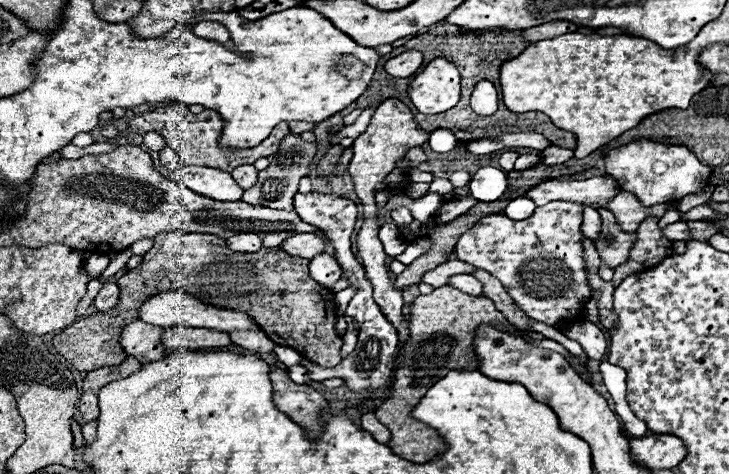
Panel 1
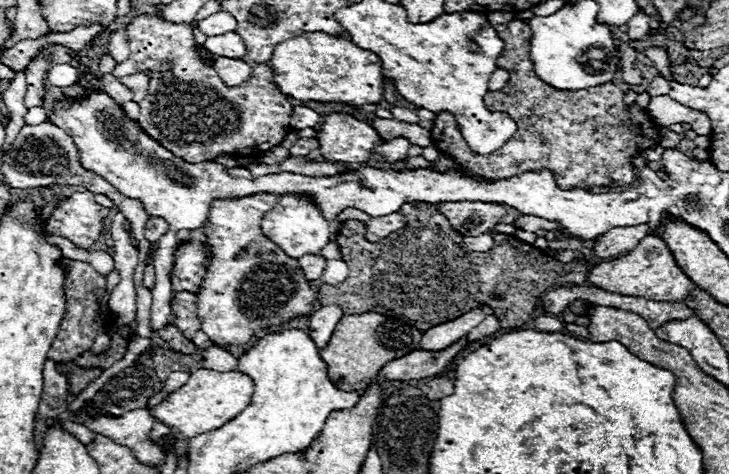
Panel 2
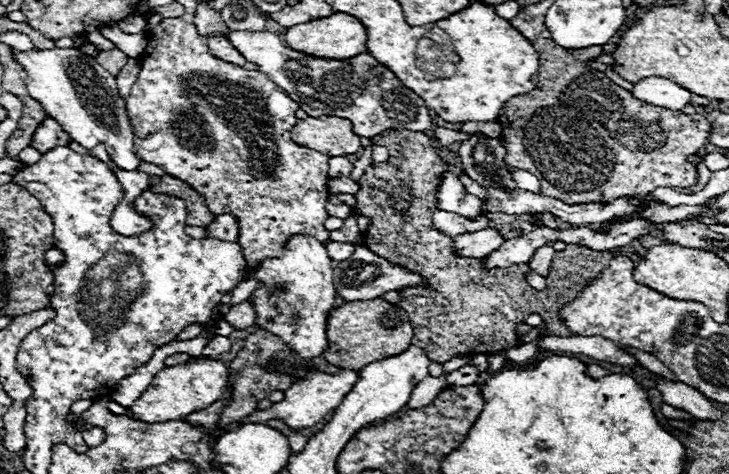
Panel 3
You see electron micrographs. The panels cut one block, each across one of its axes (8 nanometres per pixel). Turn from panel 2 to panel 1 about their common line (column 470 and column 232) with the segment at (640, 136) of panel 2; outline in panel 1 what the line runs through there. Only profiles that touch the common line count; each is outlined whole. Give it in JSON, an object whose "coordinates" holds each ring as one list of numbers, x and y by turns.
{"coordinates":[[172,100,160,108,156,108,154,112,144,112,138,114,130,120,130,132,134,134,146,134,146,132,158,132,164,136,166,146,174,148,180,154,180,160,184,164,194,164,194,166,210,166,210,168,222,168,224,172,232,172,234,168,242,166,242,164,254,164,260,158,266,158,270,154,276,152,276,146,280,142,280,138,284,138,286,134,290,134,288,124,278,124,274,128,274,132,266,138,266,142,262,142,260,146,254,146,250,150,224,150,218,148,216,140,222,132,224,120,218,116,218,112,214,110,204,110,202,114,192,114,190,108,178,100]]}

